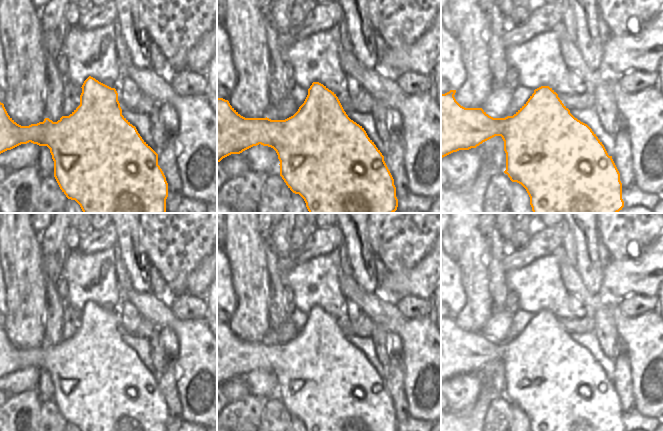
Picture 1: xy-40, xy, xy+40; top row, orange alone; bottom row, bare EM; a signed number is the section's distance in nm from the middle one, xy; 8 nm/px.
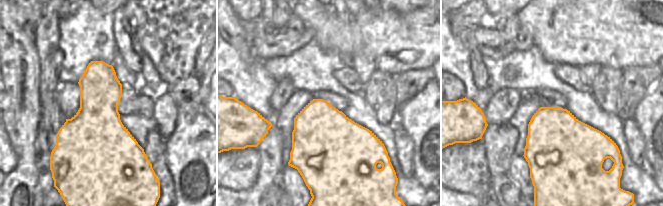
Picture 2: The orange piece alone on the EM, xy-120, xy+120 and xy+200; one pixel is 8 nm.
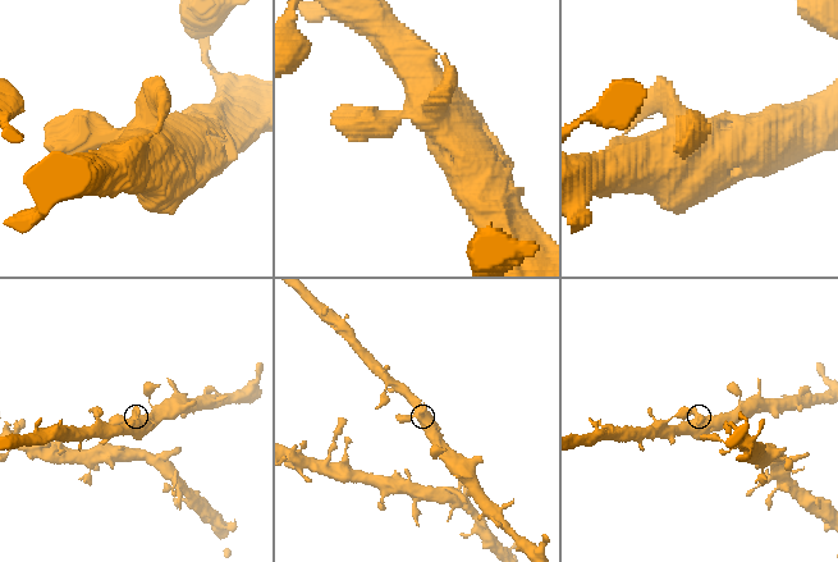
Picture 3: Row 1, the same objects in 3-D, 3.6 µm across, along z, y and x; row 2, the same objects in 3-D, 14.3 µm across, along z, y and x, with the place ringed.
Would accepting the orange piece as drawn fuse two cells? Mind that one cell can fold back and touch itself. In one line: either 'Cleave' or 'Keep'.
Keep.

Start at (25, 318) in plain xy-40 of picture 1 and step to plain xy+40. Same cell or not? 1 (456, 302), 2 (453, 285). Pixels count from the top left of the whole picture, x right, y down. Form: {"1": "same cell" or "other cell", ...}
{"1": "other cell", "2": "other cell"}

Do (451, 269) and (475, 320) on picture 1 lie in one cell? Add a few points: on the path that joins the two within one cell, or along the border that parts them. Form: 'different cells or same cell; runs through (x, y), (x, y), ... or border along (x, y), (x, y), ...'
different cells; border along (459, 277), (465, 293), (465, 304), (456, 314)

